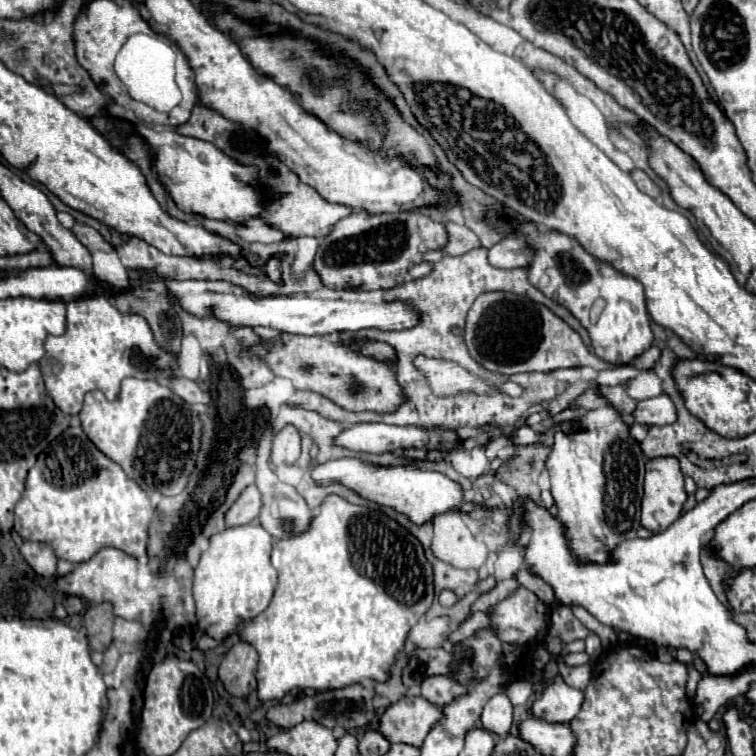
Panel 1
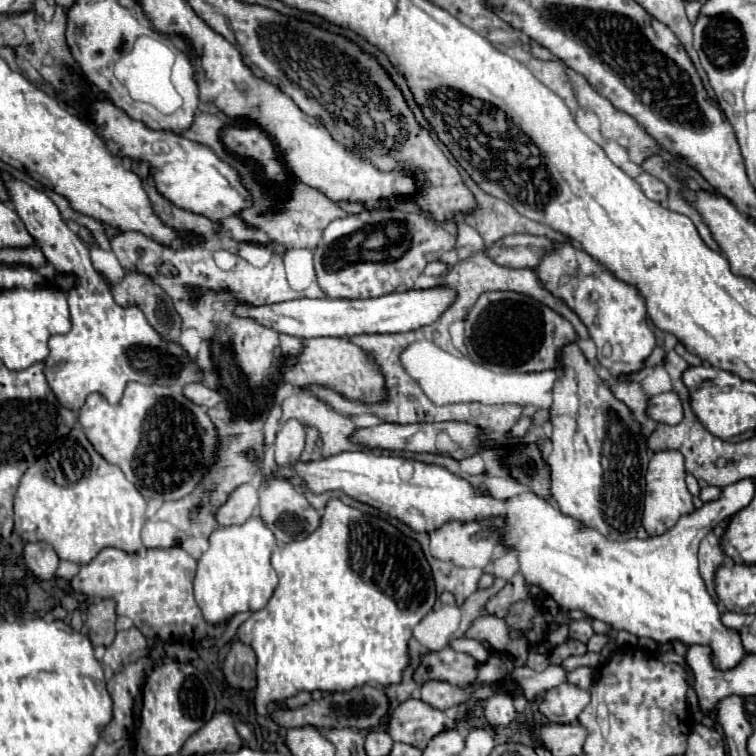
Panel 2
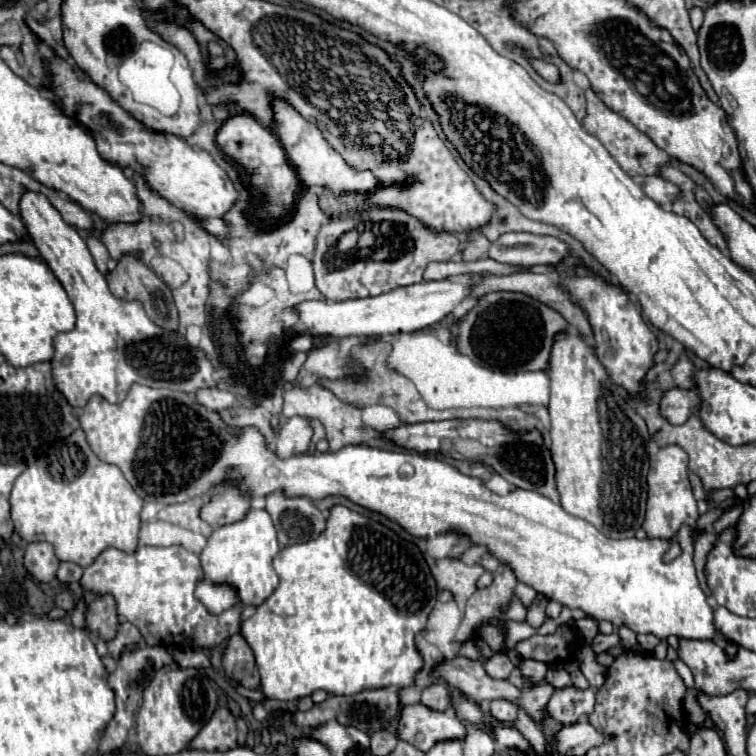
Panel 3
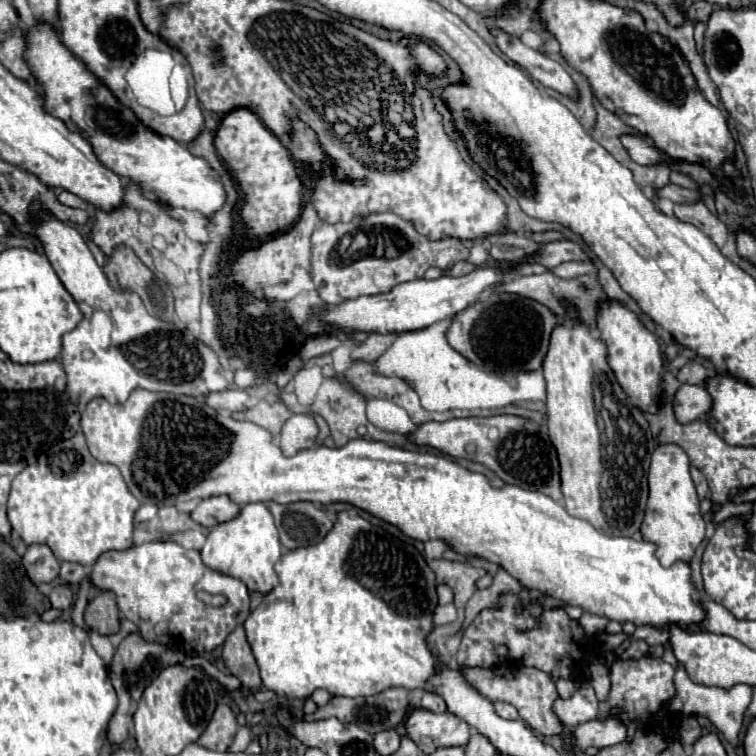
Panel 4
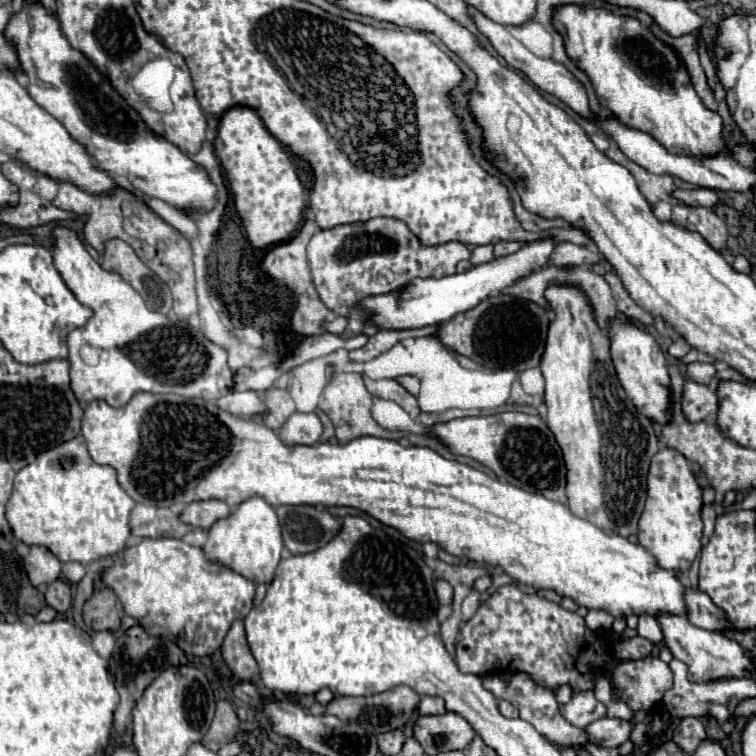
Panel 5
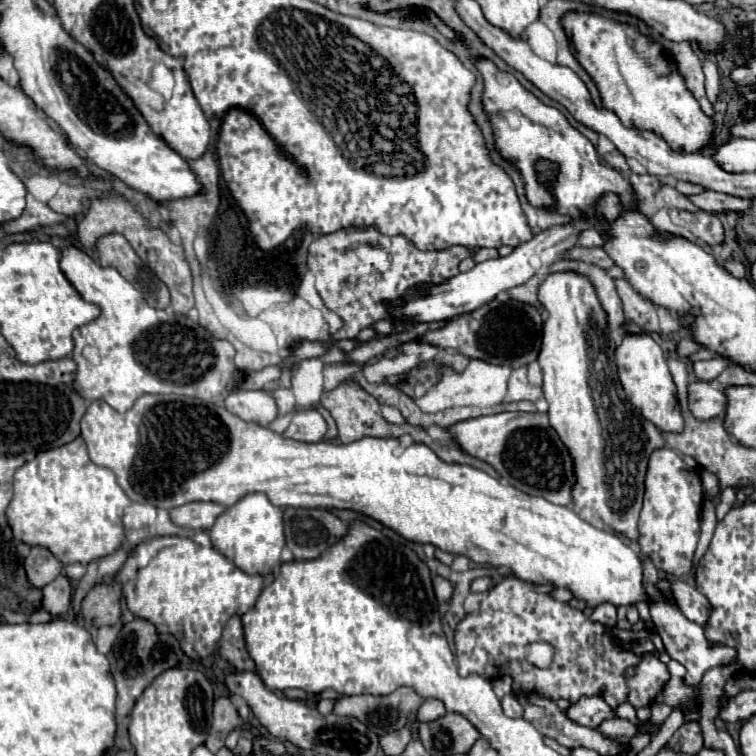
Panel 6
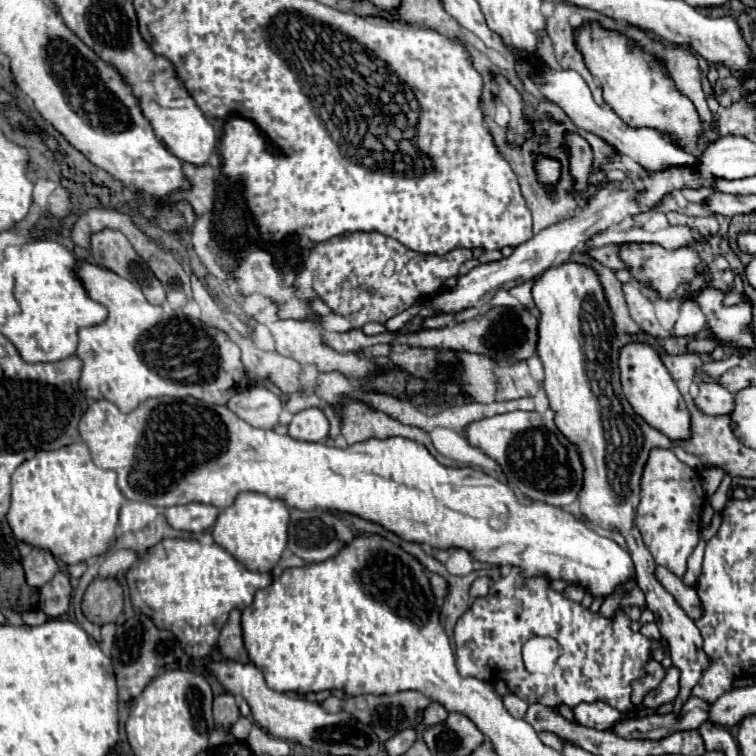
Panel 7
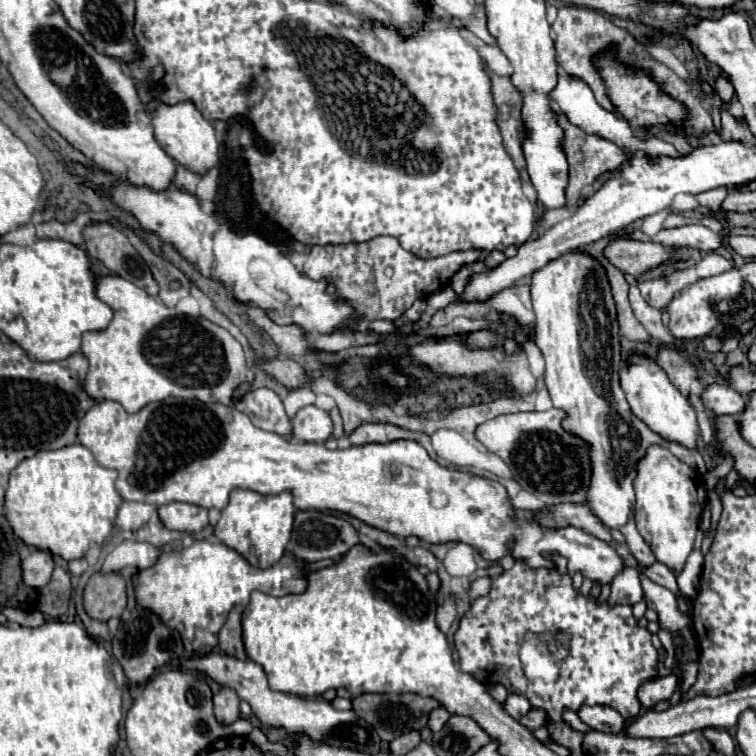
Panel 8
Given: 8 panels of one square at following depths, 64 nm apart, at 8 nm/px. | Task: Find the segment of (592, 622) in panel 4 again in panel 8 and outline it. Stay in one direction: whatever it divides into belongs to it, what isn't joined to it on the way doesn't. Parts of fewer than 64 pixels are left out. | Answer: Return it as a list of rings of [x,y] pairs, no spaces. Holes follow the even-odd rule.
[[[624,566],[618,576],[612,580],[612,594],[610,604],[636,604],[642,598],[642,586],[640,586],[640,574],[636,568]]]

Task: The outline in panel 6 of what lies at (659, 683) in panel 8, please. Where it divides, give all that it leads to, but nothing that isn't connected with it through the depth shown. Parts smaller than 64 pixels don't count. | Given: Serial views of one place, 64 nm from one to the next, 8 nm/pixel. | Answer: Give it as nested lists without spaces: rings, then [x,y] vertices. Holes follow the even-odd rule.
[[[672,660],[672,662],[668,664],[668,672],[670,672],[670,680],[664,684],[660,696],[650,702],[650,706],[652,706],[652,704],[658,704],[658,702],[664,702],[664,704],[668,704],[668,706],[672,706],[672,708],[680,706],[680,708],[684,708],[684,710],[688,708],[690,702],[696,702],[696,704],[700,706],[700,696],[698,696],[696,688],[688,688],[688,686],[684,686],[684,682],[682,682],[682,678],[684,678],[684,666]]]

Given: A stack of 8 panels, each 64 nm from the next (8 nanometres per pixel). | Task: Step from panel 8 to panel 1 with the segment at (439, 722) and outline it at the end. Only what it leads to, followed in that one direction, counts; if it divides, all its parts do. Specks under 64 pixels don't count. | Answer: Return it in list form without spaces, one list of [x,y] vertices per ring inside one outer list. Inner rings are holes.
[[[430,676],[428,680],[422,682],[422,698],[426,698],[438,708],[444,708],[456,698],[466,694],[468,694],[468,684],[452,682],[446,676]]]

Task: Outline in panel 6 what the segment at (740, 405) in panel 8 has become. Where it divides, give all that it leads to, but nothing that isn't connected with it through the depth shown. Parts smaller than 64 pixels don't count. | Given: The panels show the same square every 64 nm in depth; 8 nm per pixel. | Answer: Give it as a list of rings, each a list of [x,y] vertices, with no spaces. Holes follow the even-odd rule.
[[[694,382],[690,384],[690,410],[700,420],[710,420],[714,416],[722,416],[726,412],[726,394],[724,390],[712,386],[710,382]]]

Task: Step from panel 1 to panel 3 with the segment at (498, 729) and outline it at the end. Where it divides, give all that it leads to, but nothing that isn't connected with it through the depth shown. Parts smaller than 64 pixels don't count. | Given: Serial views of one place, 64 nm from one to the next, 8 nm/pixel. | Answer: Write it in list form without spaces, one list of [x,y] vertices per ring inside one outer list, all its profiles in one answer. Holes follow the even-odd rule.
[[[492,700],[490,712],[492,716],[496,716],[496,720],[502,720],[502,722],[514,722],[518,716],[518,708],[508,700]]]

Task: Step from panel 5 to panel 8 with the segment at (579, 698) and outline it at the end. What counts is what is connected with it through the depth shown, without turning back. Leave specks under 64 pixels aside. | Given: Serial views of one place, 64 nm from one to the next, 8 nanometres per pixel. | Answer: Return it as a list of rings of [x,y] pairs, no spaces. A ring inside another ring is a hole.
[[[582,706],[578,716],[584,724],[598,732],[606,734],[620,734],[624,730],[624,718],[610,706]]]

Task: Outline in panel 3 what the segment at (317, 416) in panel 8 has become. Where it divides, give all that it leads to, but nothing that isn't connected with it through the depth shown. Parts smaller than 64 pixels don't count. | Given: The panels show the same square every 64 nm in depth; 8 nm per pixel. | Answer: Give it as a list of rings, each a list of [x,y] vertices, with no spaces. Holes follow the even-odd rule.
[[[292,416],[284,422],[282,430],[278,432],[278,442],[276,442],[276,452],[278,456],[290,458],[294,454],[306,452],[312,440],[312,426],[306,418],[302,416]]]

